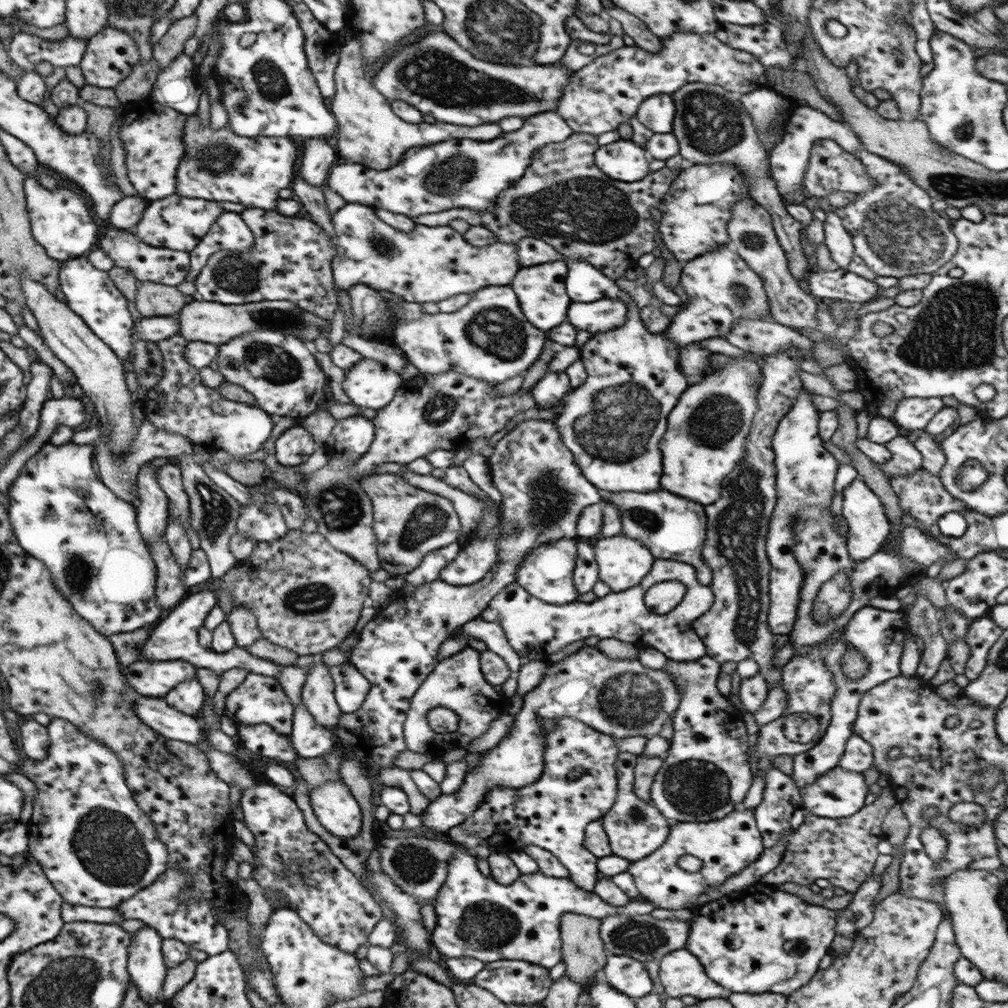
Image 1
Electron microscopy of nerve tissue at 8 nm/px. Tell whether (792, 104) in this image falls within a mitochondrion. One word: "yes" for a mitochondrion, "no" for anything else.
no

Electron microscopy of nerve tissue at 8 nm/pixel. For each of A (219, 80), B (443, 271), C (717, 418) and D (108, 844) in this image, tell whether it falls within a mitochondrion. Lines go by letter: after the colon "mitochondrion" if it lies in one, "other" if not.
A: other
B: other
C: mitochondrion
D: mitochondrion

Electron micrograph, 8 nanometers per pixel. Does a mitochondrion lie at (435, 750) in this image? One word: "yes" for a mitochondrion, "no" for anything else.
no

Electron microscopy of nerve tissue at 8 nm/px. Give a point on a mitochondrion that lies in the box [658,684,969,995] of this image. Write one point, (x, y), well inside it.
(698, 789)

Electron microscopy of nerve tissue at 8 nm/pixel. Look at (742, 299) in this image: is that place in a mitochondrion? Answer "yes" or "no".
yes

